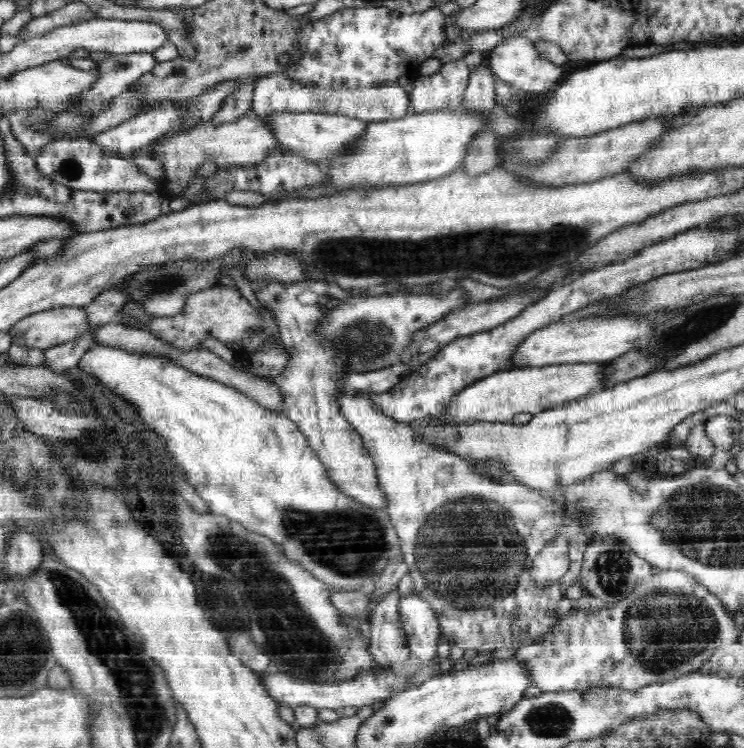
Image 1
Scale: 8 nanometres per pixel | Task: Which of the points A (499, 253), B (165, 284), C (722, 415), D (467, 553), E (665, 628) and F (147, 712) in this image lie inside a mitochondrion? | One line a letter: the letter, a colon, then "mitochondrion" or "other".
A: mitochondrion
B: mitochondrion
C: other
D: mitochondrion
E: mitochondrion
F: mitochondrion

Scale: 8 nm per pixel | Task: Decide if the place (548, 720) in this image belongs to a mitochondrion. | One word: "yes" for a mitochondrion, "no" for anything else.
yes

